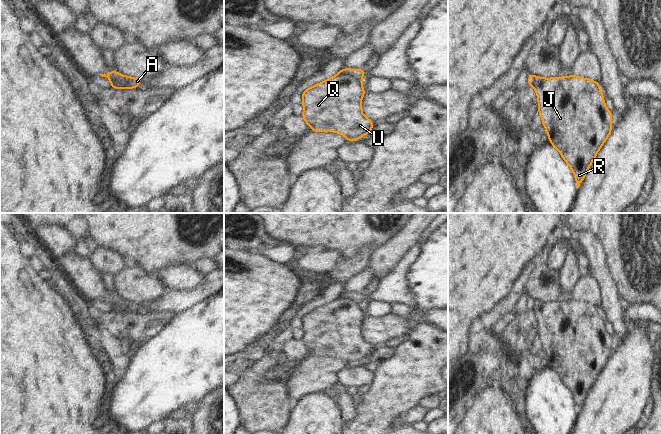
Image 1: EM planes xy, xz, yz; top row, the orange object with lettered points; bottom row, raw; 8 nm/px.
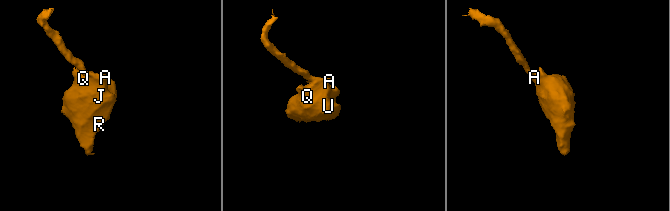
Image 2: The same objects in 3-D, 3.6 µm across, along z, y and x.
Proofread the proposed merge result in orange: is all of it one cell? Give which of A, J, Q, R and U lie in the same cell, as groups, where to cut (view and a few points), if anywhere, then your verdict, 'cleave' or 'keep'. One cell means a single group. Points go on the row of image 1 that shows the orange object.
groups A / J Q R U; cut xz (339, 72), (351, 75), (360, 82); cleave

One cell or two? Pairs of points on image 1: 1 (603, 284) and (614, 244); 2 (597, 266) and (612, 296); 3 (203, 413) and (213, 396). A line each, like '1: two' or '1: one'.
1: two
2: one
3: one

